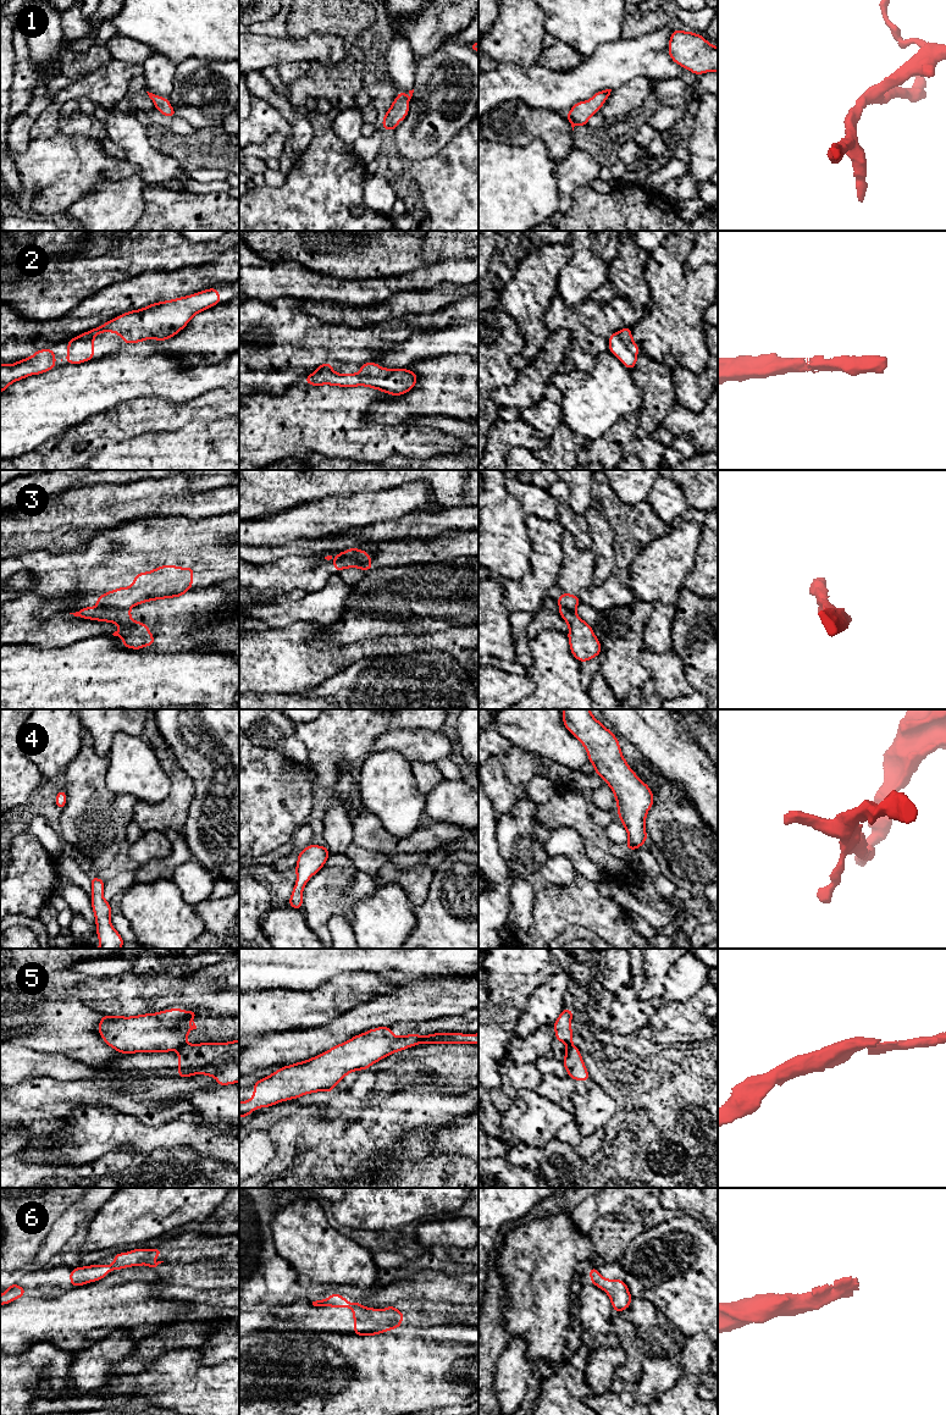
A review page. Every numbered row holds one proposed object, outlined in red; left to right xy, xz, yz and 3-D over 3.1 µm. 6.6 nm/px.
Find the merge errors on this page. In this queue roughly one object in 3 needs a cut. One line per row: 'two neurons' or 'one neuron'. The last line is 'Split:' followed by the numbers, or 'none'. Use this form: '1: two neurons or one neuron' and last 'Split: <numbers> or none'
1: one neuron
2: one neuron
3: two neurons
4: one neuron
5: two neurons
6: one neuron
Split: 3, 5

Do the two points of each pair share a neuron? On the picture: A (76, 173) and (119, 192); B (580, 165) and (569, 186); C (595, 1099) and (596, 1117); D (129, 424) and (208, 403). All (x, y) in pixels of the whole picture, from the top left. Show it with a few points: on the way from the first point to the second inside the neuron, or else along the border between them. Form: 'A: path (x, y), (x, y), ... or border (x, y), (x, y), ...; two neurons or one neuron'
A: border (127, 177), (99, 182), (76, 200); two neurons
B: path (576, 170), (569, 177), (569, 181); one neuron
C: path (595, 1104), (595, 1112); one neuron
D: path (149, 415), (176, 415), (188, 412); one neuron

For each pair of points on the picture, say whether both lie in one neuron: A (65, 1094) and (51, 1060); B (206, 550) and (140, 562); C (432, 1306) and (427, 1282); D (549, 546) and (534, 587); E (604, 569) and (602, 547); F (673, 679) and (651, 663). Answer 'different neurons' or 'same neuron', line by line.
A: different neurons
B: same neuron
C: different neurons
D: same neuron
E: same neuron
F: same neuron

